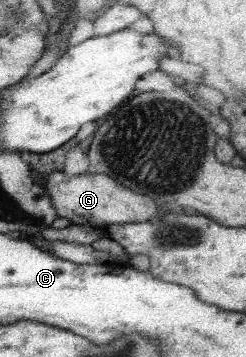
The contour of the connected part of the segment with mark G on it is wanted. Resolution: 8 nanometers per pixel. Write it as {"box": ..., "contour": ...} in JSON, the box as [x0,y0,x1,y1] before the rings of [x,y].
{"box":[46,170,158,229],"contour":[[[60,170],[48,174],[46,186],[49,199],[57,218],[66,218],[70,224],[88,225],[98,229],[107,224],[150,222],[158,216],[158,206],[150,198],[142,198],[125,186],[114,182],[104,174],[84,172],[72,178],[66,178]]]}

